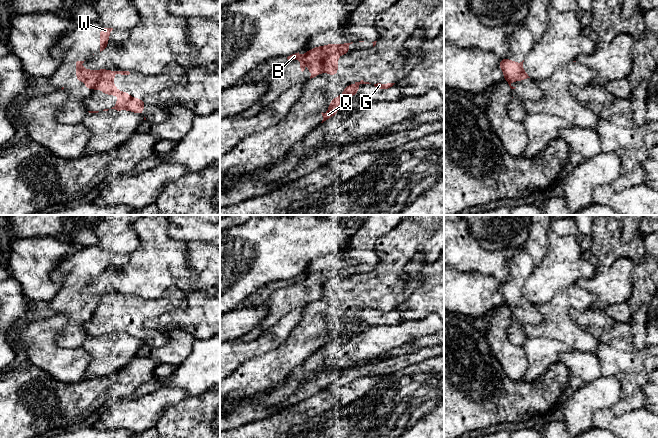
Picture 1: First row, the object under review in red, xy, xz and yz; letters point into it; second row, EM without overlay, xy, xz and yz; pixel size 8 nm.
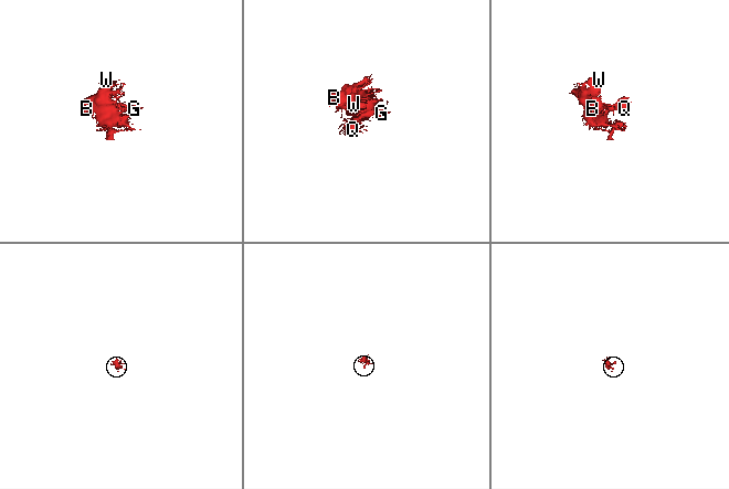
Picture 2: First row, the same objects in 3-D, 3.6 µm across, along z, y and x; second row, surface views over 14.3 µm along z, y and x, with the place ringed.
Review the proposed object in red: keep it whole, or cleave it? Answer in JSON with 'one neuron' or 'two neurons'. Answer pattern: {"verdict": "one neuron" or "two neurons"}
{"verdict": "one neuron"}

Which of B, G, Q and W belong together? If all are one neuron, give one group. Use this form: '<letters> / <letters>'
B G Q W

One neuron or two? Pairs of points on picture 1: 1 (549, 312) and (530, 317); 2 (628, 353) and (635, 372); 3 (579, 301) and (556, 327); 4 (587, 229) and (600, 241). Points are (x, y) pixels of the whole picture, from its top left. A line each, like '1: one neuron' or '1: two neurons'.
1: two neurons
2: one neuron
3: one neuron
4: two neurons

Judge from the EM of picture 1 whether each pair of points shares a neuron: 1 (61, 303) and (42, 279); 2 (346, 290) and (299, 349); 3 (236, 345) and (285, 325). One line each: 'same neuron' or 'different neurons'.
1: different neurons
2: same neuron
3: same neuron

